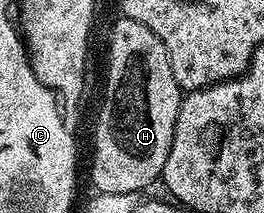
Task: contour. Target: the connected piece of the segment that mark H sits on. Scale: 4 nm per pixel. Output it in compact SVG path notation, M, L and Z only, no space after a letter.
M117 17L113 23L113 28L109 31L109 72L105 75L105 100L101 103L101 112L97 115L97 128L93 131L93 168L90 169L89 175L93 178L93 191L97 193L111 193L118 195L119 193L127 193L136 196L137 191L141 191L144 187L155 184L161 178L161 170L167 161L167 153L171 153L171 141L175 133L175 121L179 117L179 105L183 98L181 86L175 81L175 73L171 73L171 61L167 57L167 49L165 43L159 41L159 37L155 37L155 33L151 33L151 29L147 29L147 25L143 25L134 19Z

